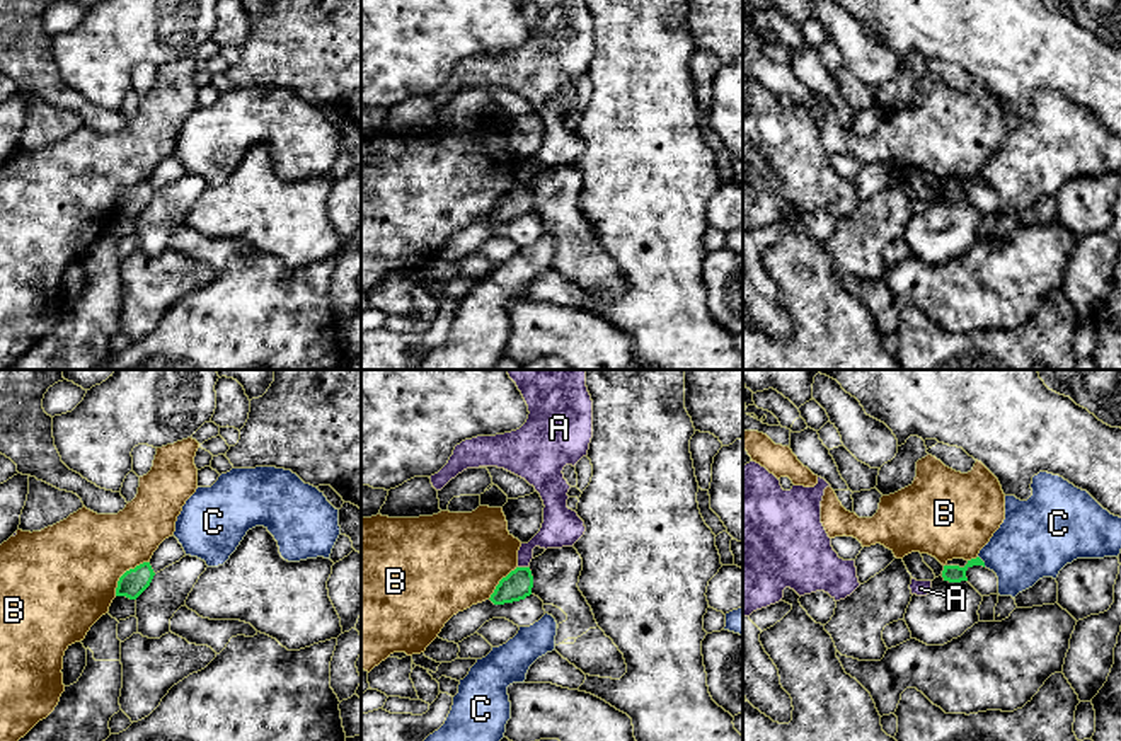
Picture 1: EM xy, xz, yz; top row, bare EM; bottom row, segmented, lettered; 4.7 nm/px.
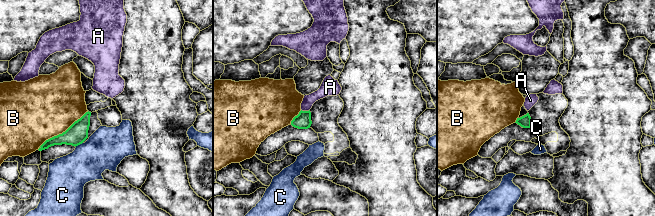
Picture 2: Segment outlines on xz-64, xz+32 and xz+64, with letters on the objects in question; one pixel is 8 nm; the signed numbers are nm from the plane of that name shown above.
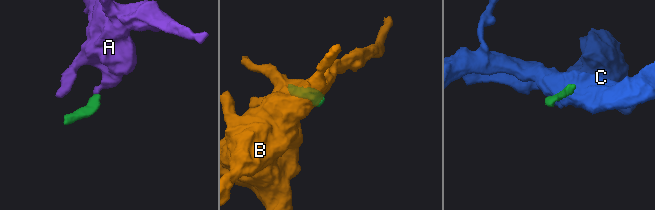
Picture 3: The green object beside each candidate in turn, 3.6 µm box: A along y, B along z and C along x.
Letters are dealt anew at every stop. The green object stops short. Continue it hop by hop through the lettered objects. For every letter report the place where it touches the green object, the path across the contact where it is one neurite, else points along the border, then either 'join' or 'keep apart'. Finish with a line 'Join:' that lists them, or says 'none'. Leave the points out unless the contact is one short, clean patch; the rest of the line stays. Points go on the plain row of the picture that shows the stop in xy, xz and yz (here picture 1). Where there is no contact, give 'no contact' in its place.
A: xz (523, 186) | along xz (518, 184), (527, 186) | keep apart
B: xy (125, 191) | keep apart
C: yz (982, 179) | along yz (978, 174), (985, 184) | keep apart
Join: none

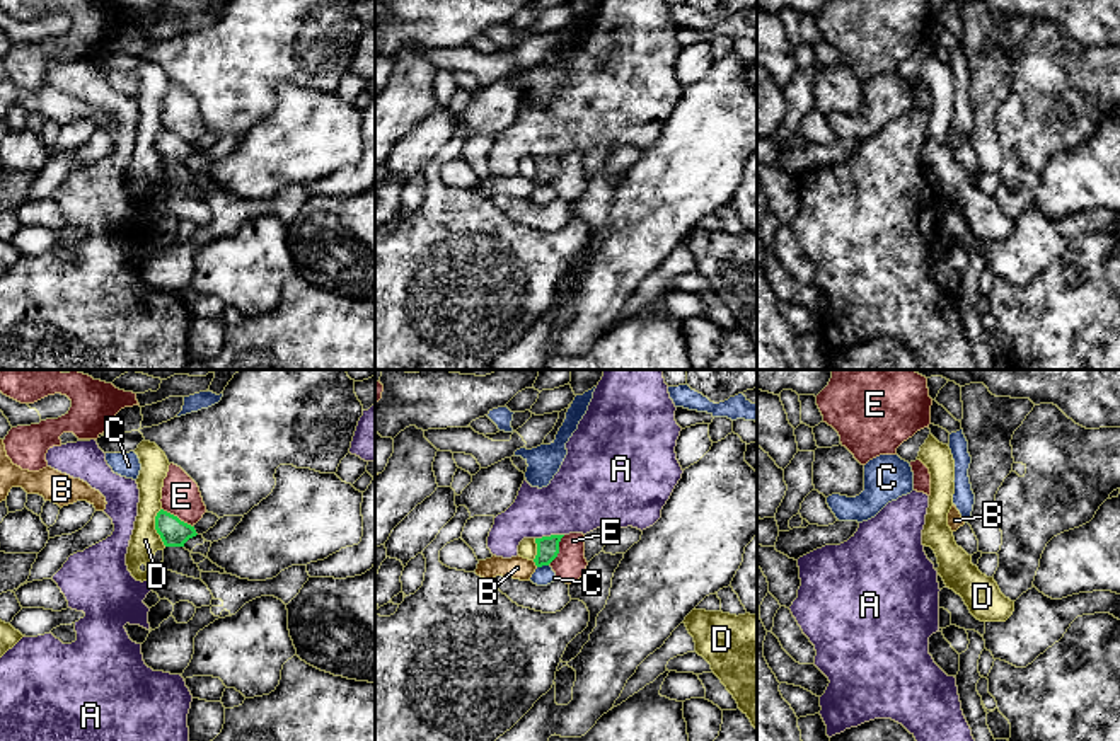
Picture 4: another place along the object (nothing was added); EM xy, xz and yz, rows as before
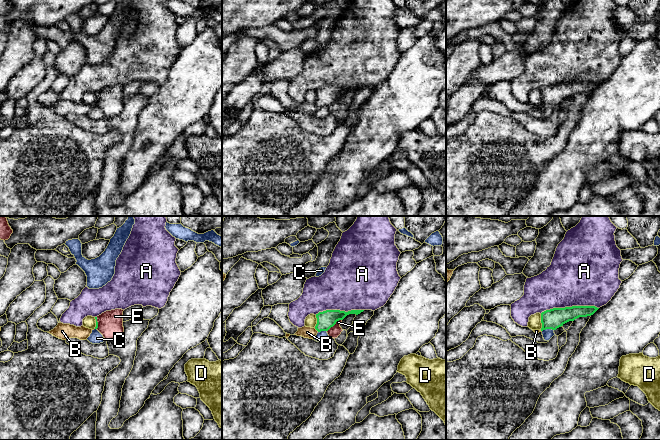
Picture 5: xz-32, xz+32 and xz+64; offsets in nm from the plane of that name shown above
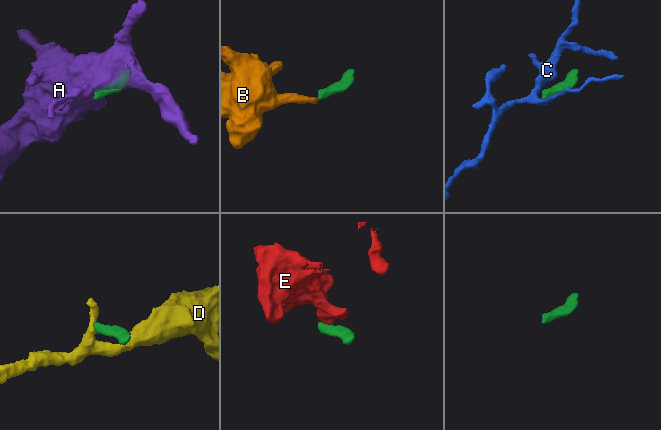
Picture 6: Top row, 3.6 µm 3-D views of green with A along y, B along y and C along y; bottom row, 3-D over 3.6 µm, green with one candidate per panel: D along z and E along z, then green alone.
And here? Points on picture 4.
A: xz (549, 155) | keep apart
B: xz (536, 183) | across xz (548, 166), (536, 183), (517, 186) | join
C: xz (542, 183) | along xz (548, 183), (537, 186) | keep apart
D: xy (155, 145) | along xy (161, 126), (155, 135), (155, 150), (166, 164) | keep apart
E: xy (176, 135) | along xy (162, 126), (191, 145) | keep apart
Join: B

